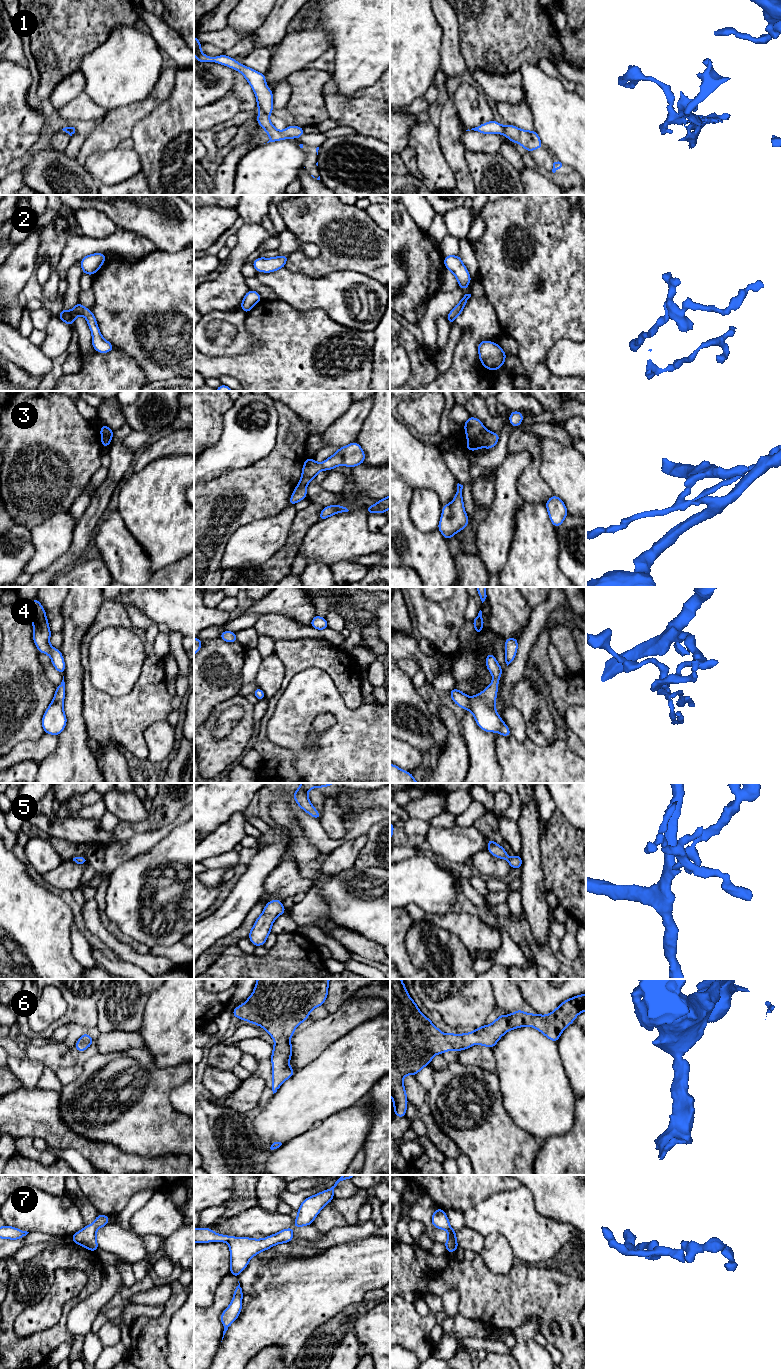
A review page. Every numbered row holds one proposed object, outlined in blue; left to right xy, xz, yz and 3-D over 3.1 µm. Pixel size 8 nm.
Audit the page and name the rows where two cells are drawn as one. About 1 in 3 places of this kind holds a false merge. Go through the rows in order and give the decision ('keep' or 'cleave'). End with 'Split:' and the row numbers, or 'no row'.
1: cleave
2: keep
3: cleave
4: keep
5: keep
6: keep
7: keep
Split: 1, 3

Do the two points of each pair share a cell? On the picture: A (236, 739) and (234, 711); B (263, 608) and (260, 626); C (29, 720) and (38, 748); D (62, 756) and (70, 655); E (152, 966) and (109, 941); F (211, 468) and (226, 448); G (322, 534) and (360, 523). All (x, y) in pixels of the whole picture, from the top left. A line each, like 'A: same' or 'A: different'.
A: different
B: different
C: different
D: same
E: same
F: same
G: same

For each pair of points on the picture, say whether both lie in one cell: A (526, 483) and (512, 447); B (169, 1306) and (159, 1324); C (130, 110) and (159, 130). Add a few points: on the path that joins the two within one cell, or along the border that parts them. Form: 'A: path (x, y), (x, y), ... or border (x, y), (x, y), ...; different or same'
A: path (532, 470), (535, 454), (525, 447); same
B: path (169, 1310), (163, 1320); same
C: border (160, 103), (135, 124), (130, 136); different

